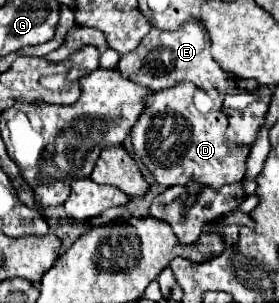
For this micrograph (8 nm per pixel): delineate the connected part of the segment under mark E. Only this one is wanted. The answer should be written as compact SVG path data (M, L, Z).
M188 20L180 26L180 30L174 32L162 32L162 30L152 27L149 34L141 41L140 46L145 48L145 52L149 53L154 49L154 58L150 58L150 54L146 58L138 58L136 52L124 54L118 62L118 70L124 78L142 84L146 88L150 88L152 92L160 92L164 88L172 88L178 82L192 82L196 87L209 91L216 88L222 88L226 85L226 81L237 79L234 74L224 72L216 63L210 54L211 41L204 26L196 20Z

